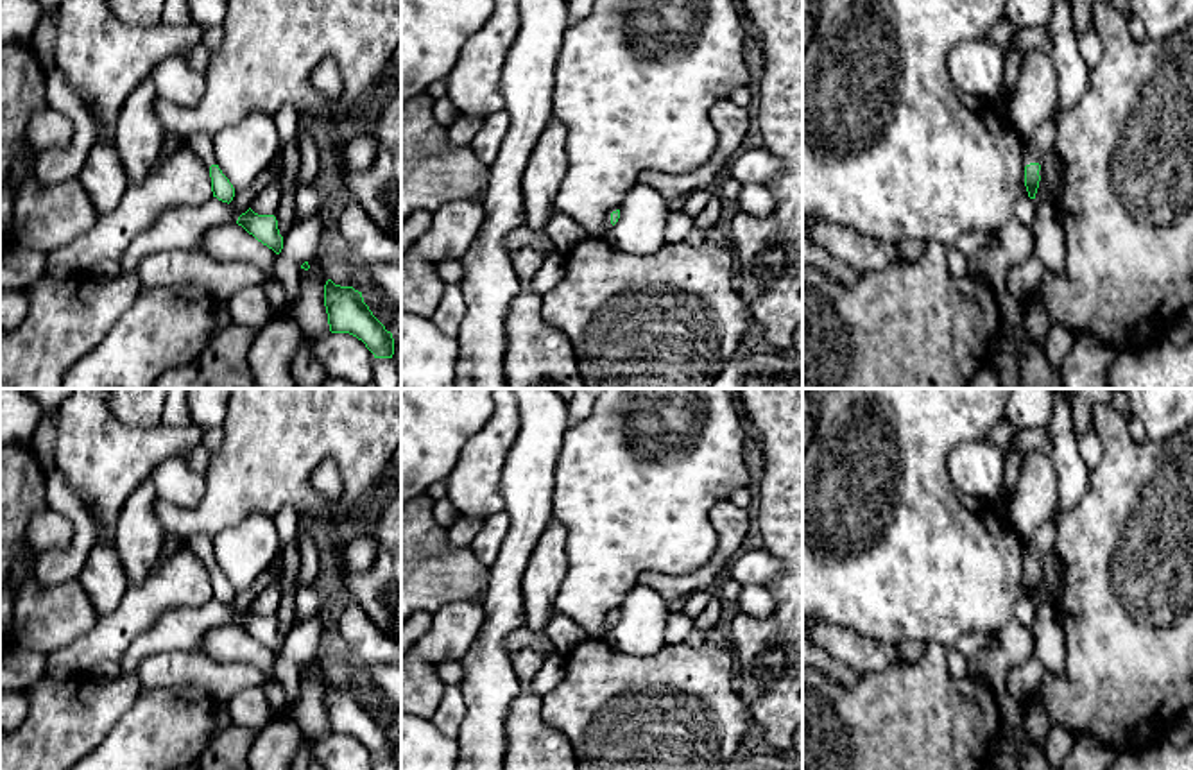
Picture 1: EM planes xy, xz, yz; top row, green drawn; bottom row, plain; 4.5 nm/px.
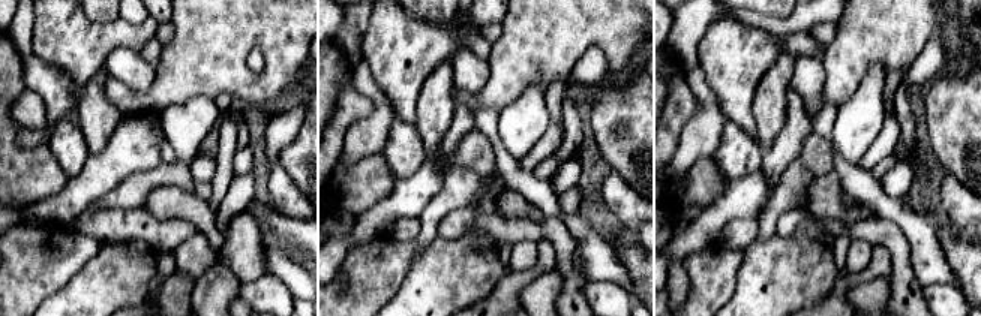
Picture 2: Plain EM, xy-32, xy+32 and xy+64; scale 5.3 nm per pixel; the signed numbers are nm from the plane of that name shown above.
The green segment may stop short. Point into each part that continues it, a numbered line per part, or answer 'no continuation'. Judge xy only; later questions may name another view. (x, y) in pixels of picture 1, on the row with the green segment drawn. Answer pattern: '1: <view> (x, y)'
1: xy (201, 144)

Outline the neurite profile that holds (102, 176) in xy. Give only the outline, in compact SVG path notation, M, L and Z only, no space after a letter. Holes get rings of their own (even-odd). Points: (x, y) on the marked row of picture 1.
M102 140L91 145L77 177L100 215L113 211L129 188L115 145Z

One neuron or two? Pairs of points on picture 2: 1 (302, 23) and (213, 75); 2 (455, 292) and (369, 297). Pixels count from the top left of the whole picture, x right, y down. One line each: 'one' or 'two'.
1: one
2: two

